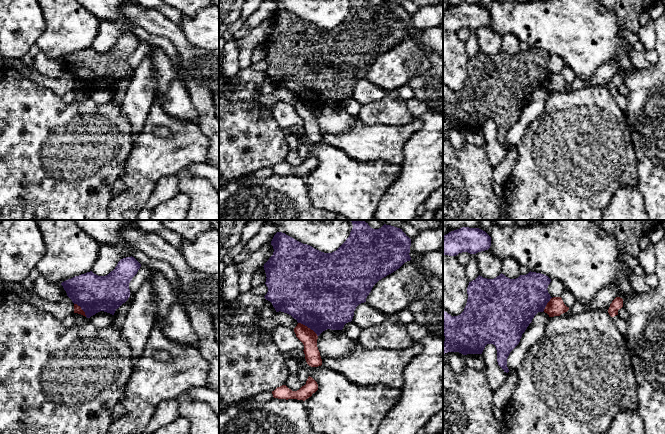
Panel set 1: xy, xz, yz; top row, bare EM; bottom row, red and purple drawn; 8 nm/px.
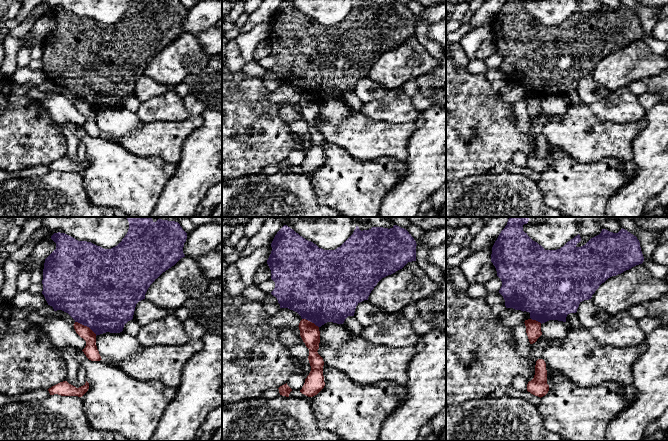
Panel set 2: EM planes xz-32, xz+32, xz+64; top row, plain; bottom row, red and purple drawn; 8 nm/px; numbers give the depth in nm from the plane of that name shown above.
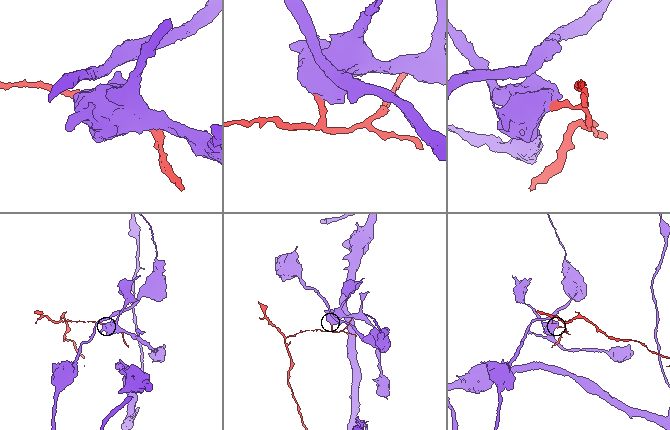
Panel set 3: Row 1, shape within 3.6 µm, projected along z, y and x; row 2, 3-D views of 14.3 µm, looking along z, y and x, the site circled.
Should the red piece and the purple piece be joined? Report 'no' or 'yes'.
no

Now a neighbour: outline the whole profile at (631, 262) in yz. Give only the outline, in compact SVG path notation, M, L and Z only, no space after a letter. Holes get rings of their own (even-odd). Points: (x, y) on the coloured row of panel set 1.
M622 254L620 260L624 262L631 270L635 270L635 268L639 265L639 261L637 258Z

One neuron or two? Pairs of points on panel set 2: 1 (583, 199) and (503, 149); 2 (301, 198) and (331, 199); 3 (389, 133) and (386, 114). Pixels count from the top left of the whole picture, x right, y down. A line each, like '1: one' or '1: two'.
1: two
2: two
3: two

